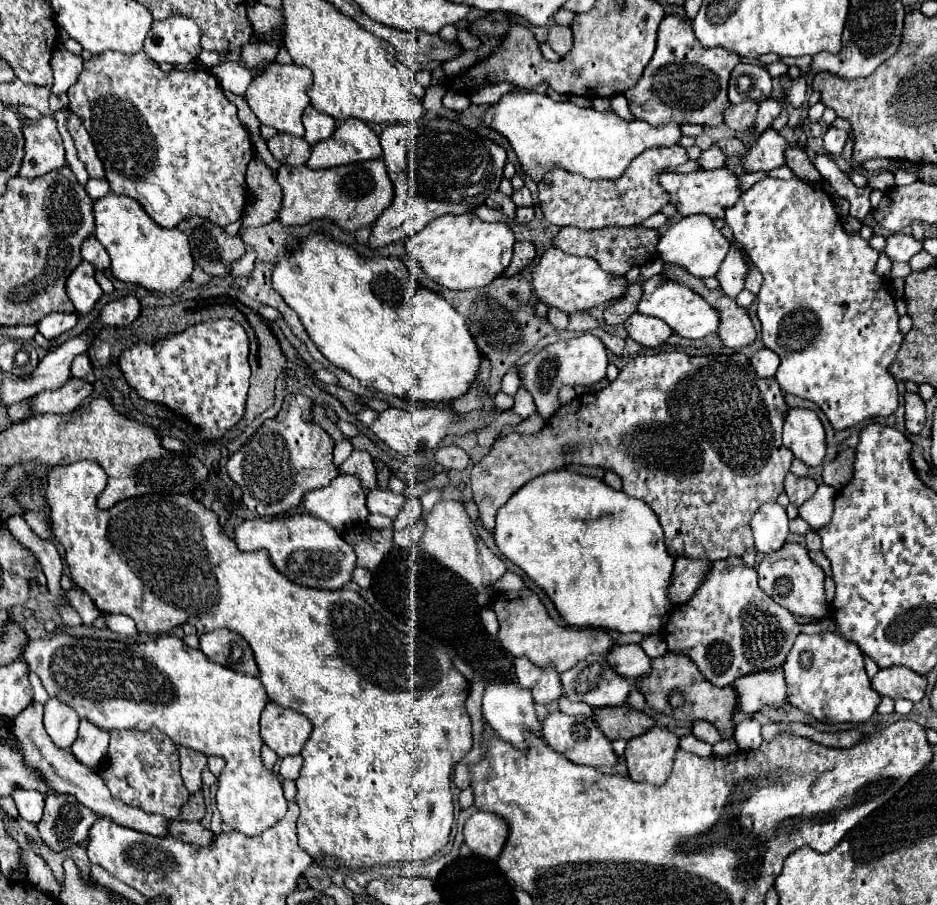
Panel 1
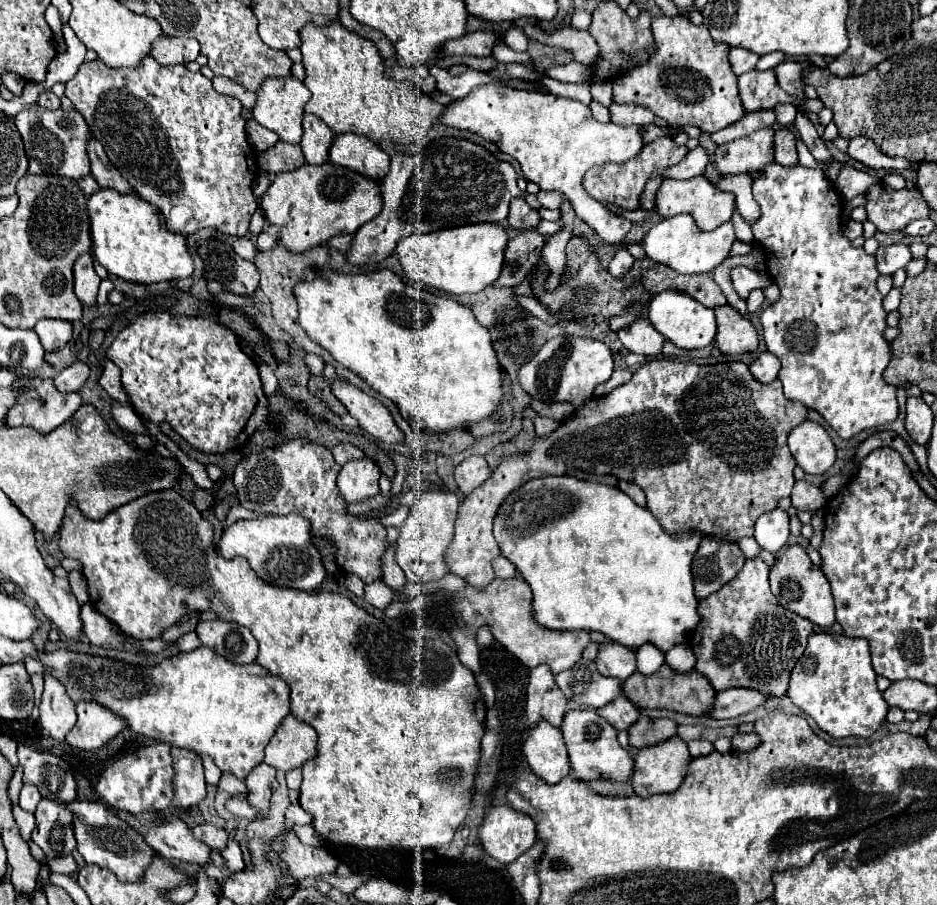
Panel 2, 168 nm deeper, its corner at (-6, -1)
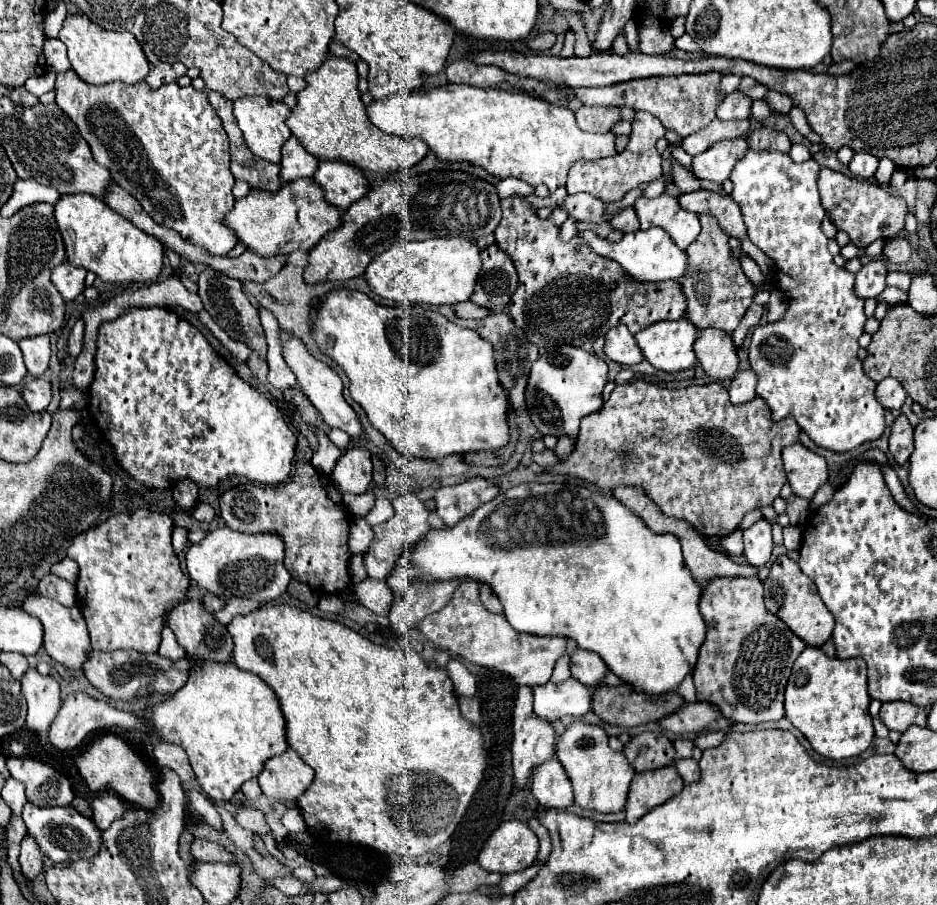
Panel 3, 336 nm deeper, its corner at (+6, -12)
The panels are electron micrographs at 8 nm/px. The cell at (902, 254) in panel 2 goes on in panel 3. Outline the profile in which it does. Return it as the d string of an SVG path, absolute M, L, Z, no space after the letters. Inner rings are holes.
M872 259L856 273L854 295L860 299L876 299L886 287L888 267L882 259Z

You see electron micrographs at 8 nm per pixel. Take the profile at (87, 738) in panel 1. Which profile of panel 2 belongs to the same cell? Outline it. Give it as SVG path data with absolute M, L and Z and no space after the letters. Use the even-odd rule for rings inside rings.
M80 702L76 712L78 722L66 734L66 742L78 750L100 750L126 726L120 716L96 702Z

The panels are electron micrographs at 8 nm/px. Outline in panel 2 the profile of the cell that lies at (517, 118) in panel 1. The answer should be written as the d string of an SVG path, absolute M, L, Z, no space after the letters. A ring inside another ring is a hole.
M496 82L478 86L466 98L446 106L442 122L460 130L470 130L494 142L502 152L520 162L526 180L538 184L542 190L562 192L572 202L578 218L582 218L606 244L614 246L614 250L626 250L624 238L634 224L610 214L602 204L582 194L580 182L594 166L606 162L628 162L640 154L644 148L640 126L602 124L582 102L542 94L538 90L516 90Z

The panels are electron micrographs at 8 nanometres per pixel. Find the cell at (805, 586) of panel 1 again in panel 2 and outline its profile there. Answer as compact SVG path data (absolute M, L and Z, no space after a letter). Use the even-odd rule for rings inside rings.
M800 544L788 546L786 552L776 560L776 564L770 570L770 588L784 608L810 620L812 624L818 624L822 628L834 624L834 600L832 600L830 584L824 572L810 562L806 548L802 548Z

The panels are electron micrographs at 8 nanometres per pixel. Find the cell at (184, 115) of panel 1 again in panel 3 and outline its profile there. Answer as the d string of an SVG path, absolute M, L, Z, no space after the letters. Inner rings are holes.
M68 69L56 77L56 103L78 125L82 137L90 143L94 159L110 169L114 181L134 195L156 223L178 231L184 239L208 249L212 255L228 255L236 247L236 235L222 225L222 217L234 205L228 135L222 129L220 117L216 117L216 111L206 101L206 91L196 91L190 85L178 87L178 83L152 91L146 81L136 85L120 81L90 85Z

